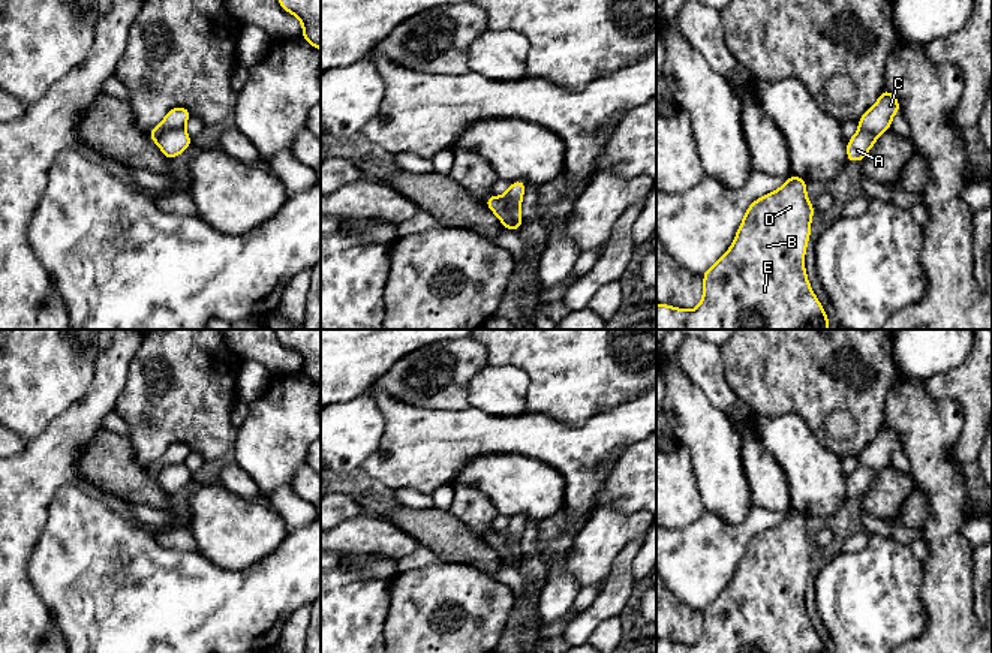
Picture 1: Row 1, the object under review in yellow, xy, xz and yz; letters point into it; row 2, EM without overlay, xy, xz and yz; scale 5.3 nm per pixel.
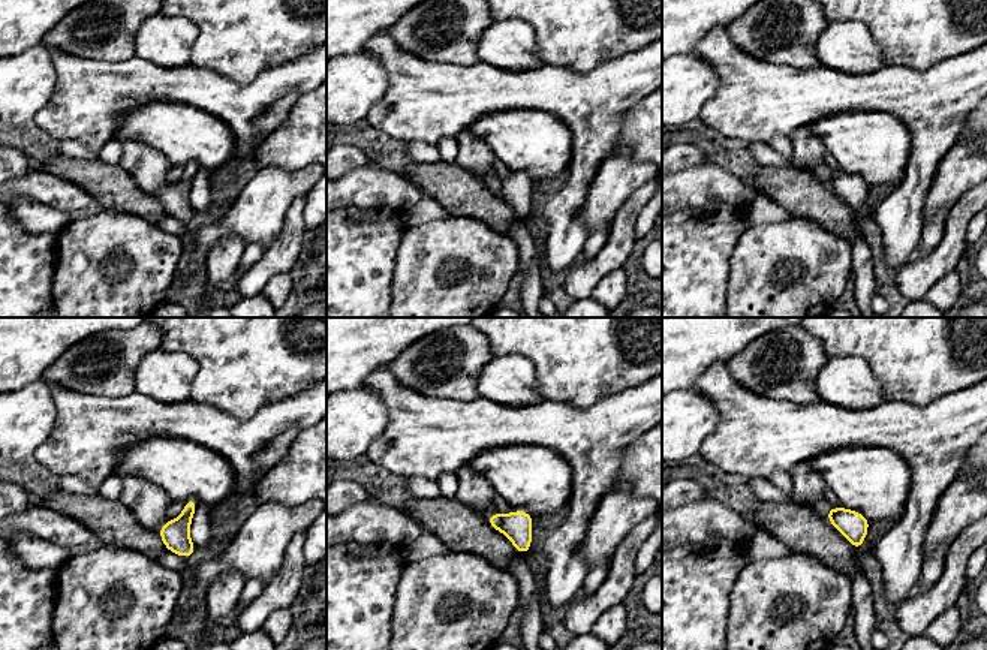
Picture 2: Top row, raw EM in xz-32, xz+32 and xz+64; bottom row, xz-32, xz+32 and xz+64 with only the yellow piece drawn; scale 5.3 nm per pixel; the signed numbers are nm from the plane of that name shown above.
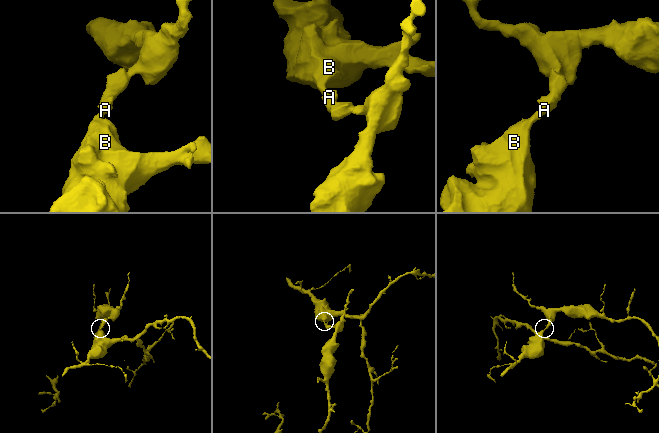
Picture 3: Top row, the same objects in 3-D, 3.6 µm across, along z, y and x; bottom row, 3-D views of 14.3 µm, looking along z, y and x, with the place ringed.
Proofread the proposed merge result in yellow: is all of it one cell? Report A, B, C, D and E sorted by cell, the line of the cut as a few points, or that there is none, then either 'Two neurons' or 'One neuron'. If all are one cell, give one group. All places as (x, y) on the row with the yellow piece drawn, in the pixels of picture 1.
Groups: A B D E / C. Split along xz (498, 198), (519, 226). Two neurons

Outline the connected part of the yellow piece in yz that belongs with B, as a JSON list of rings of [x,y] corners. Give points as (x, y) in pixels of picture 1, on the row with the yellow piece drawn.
[[[791,174],[778,190],[752,201],[730,249],[703,273],[704,289],[700,304],[694,310],[683,310],[670,304],[656,303],[656,329],[829,329],[829,316],[815,297],[805,270],[806,244],[811,238],[811,220],[815,214],[814,205],[808,199],[806,184],[808,181],[805,178]]]

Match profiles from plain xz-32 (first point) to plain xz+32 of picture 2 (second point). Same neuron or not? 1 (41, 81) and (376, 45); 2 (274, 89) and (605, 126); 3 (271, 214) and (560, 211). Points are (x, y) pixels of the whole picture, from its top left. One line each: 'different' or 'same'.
1: different
2: same
3: different

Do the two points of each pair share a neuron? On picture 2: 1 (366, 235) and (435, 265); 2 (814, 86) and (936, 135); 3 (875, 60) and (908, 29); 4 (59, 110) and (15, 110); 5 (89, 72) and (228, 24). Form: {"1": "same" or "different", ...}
{"1": "different", "2": "same", "3": "different", "4": "different", "5": "different"}

